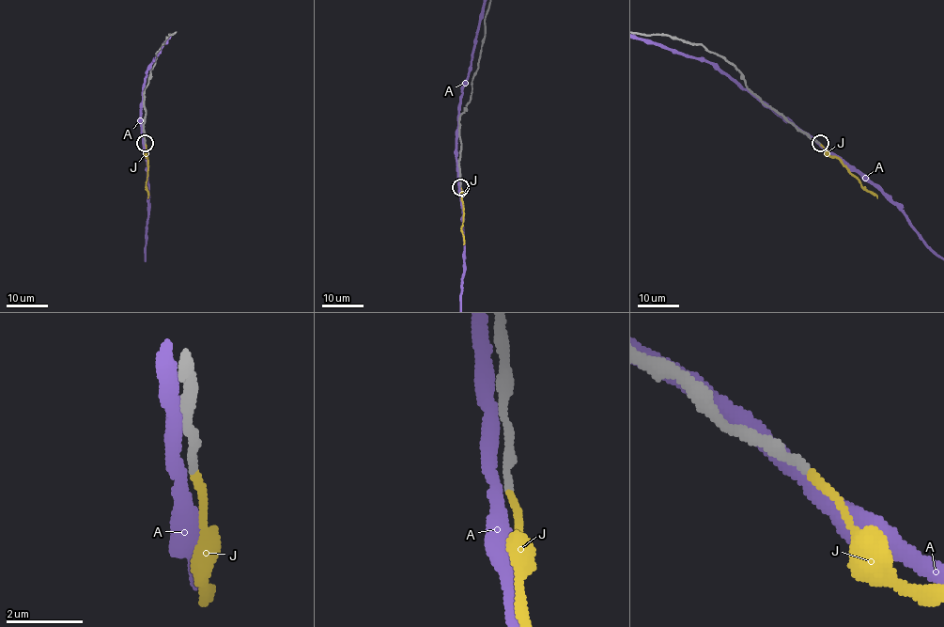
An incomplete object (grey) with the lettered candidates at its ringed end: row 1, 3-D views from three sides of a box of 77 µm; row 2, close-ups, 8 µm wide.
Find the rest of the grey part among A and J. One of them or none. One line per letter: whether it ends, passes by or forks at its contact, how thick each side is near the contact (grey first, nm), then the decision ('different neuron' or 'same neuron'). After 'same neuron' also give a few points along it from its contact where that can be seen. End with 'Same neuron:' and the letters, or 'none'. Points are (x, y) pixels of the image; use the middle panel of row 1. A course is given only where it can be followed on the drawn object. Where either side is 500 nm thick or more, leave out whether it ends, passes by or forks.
A: it passes by; 220 nm thick on the grey side, 340 nm on the other; different neuron
J: it ends there; 220 nm thick on the grey side, 190 nm on the other; same neuron; it runs (460, 186), (463, 243)
Same neuron: J

